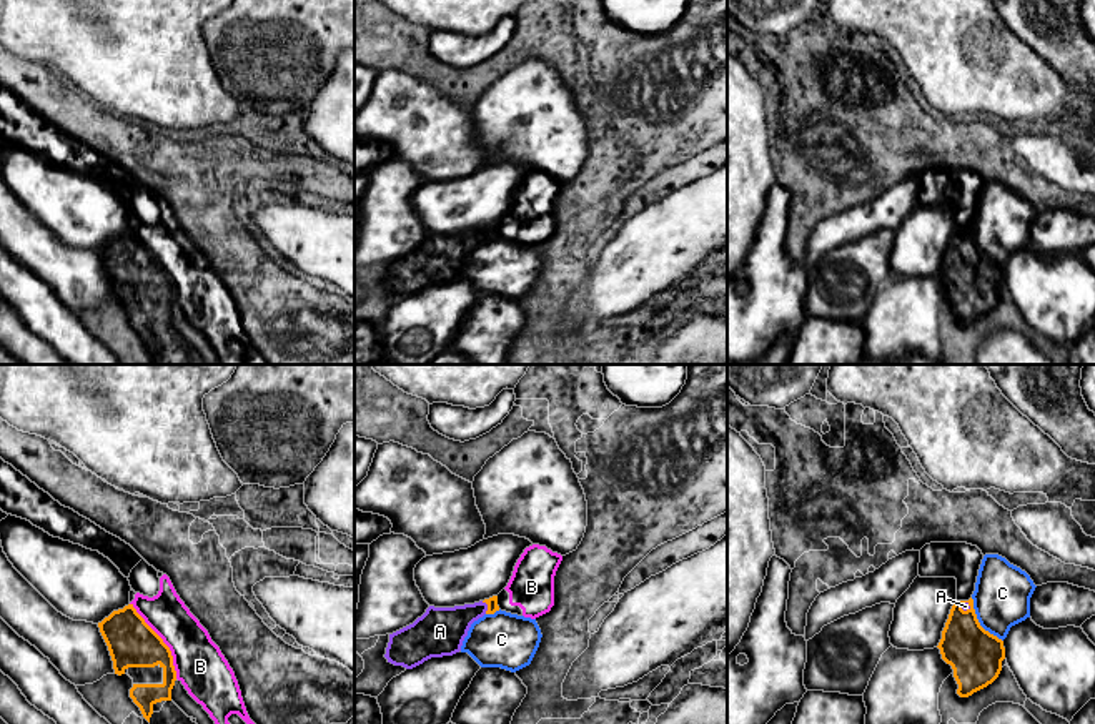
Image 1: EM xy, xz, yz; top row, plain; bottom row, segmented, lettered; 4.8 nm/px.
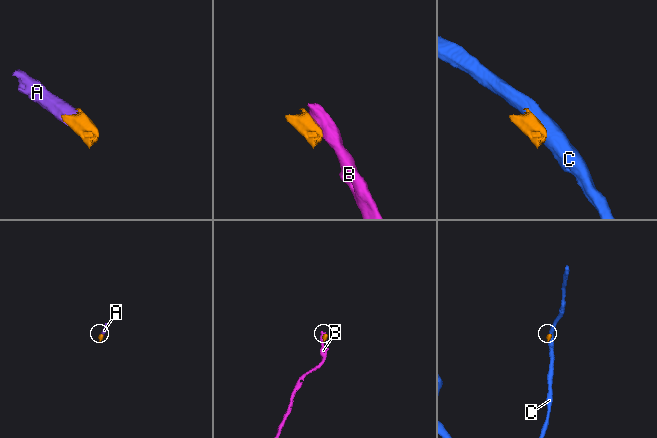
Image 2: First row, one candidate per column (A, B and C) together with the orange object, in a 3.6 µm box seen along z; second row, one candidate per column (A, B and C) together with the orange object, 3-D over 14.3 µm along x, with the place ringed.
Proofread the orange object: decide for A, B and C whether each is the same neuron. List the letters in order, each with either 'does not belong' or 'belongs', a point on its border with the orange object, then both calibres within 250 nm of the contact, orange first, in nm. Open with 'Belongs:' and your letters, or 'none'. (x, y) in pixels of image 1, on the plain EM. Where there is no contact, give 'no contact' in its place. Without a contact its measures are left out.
Belongs: A
A: belongs; contact xz (488, 233); calibres 50 and 220 nm
B: does not belong; contact xy (162, 268); calibres 240 and 240 nm
C: does not belong; contact yz (979, 250); calibres 260 and 280 nm

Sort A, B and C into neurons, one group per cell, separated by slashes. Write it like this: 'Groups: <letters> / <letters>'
Groups: A / B / C

